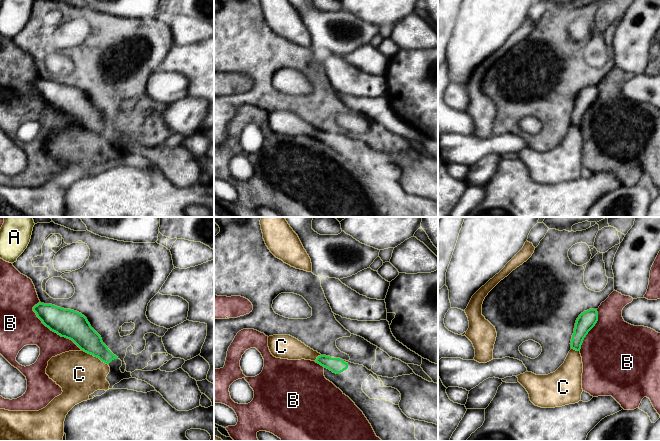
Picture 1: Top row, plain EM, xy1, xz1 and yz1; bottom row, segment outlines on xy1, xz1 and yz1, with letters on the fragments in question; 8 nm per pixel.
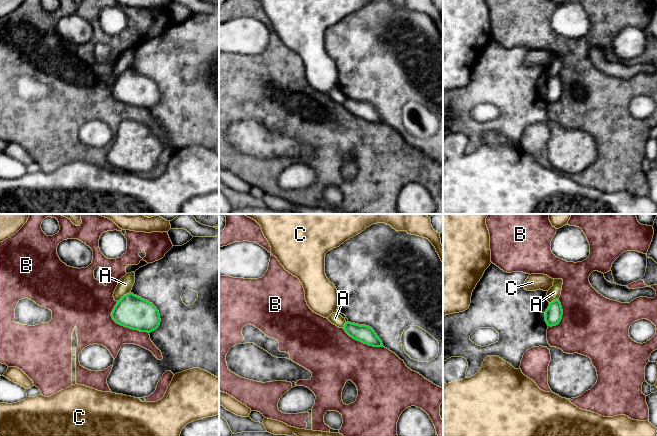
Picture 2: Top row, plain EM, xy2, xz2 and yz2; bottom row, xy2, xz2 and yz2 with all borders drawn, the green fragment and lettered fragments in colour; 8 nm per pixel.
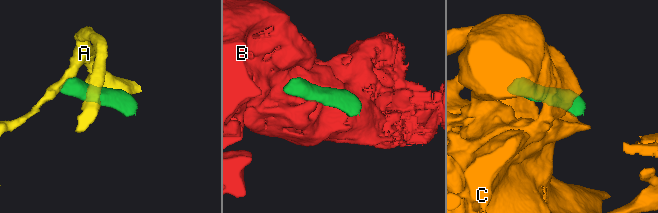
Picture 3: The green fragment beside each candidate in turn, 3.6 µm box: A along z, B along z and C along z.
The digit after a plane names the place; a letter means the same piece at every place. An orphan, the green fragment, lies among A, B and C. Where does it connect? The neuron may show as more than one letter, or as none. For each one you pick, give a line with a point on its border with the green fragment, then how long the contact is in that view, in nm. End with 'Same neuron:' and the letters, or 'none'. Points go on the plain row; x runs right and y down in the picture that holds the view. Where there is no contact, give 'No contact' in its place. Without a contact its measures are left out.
C: Touches green at xy1 (95, 132). Shared border 240 nm
Same neuron: C

